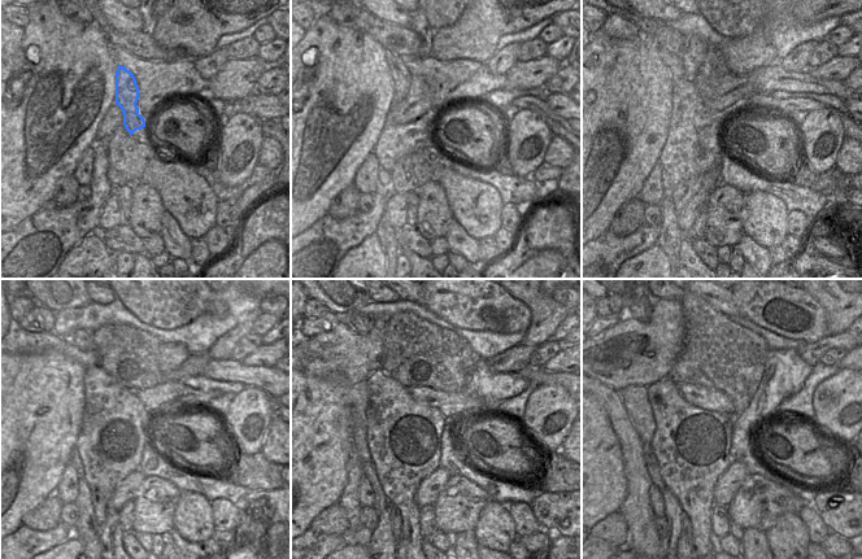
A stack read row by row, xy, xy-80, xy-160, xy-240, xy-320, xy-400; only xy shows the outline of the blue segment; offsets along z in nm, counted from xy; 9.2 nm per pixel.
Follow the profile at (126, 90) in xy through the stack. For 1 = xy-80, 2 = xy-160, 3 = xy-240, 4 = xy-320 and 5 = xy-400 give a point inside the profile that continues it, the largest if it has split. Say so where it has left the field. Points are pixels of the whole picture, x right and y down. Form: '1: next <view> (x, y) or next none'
1: next xy-80 (401, 77)
2: next xy-160 (673, 61)
3: next xy-240 (83, 340)
4: next xy-320 (362, 324)
5: next xy-400 (641, 310)

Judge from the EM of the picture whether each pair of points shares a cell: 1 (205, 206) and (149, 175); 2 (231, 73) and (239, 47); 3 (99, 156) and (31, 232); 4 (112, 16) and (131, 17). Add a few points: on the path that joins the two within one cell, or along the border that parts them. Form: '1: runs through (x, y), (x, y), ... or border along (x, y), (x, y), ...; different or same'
1: runs through (191, 199), (170, 178), (164, 175); same
2: border along (256, 56), (229, 60); different
3: runs through (99, 182), (99, 192), (57, 228); same
4: runs through (117, 16), (126, 17); same

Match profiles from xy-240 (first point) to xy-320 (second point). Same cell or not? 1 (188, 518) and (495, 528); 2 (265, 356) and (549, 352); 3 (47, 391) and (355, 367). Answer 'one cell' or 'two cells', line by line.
1: one cell
2: two cells
3: two cells

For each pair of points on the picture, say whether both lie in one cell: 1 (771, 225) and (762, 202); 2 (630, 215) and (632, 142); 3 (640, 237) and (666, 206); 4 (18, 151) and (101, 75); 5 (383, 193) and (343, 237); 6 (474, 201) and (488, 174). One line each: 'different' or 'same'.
1: same
2: different
3: different
4: same
5: same
6: different

